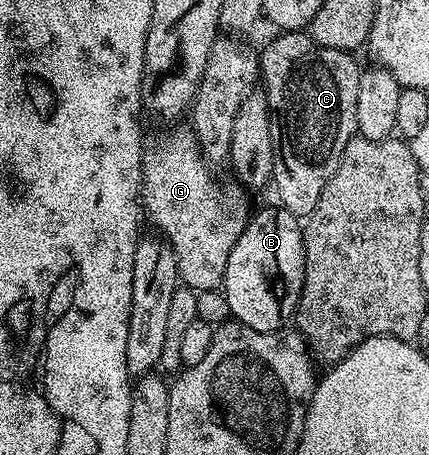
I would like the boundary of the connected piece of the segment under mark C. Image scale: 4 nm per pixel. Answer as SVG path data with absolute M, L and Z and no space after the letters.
M283 31L268 43L259 53L261 89L267 94L267 114L273 143L273 190L279 196L278 204L289 210L293 216L310 217L325 183L337 171L341 151L345 143L356 136L357 130L357 83L361 65L354 61L352 54L345 49L321 47L303 31Z

